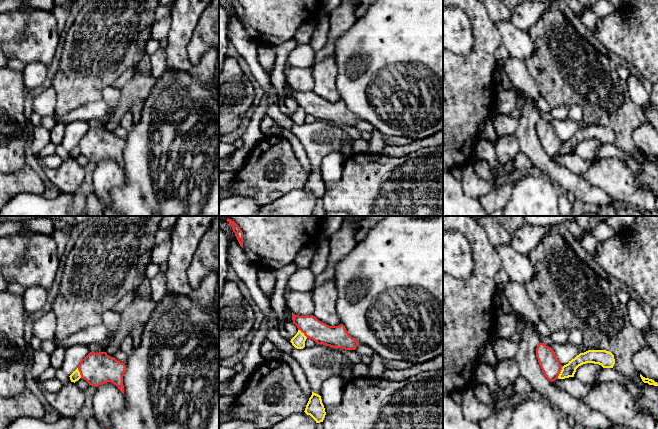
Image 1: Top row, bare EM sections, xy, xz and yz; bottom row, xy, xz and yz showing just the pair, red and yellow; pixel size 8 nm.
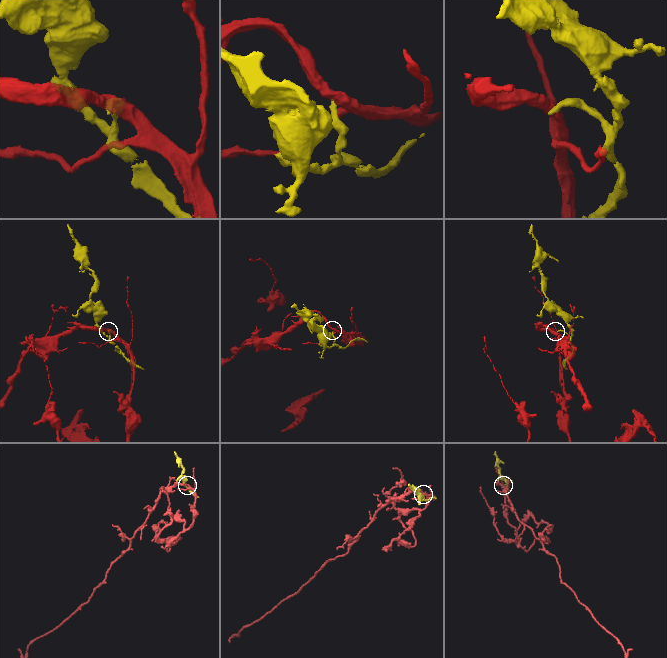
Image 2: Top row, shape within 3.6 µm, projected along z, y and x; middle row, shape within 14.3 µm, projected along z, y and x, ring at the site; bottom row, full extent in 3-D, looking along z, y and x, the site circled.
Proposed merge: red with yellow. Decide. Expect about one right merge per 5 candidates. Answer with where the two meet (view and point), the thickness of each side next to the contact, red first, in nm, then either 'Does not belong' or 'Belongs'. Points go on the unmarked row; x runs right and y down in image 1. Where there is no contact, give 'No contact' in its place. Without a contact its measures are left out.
Touches red at yz (560, 147). Thickness 160 nm (red) against 110 nm. Does not belong

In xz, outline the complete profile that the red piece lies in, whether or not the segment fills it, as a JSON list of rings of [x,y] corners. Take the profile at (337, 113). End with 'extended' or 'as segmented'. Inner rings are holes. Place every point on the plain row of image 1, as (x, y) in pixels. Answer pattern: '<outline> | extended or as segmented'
[[[292,88],[293,99],[307,114],[333,124],[355,126],[359,118],[352,114],[343,100],[329,102],[315,92],[299,92]]] | as segmented

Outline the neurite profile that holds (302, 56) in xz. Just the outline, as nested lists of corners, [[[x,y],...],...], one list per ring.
[[[301,44],[290,52],[285,65],[290,67],[307,68],[312,65],[314,56],[315,51],[309,44]]]

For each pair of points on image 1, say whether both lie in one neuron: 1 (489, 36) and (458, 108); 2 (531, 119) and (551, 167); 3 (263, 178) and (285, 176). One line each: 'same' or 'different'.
1: same
2: same
3: same

